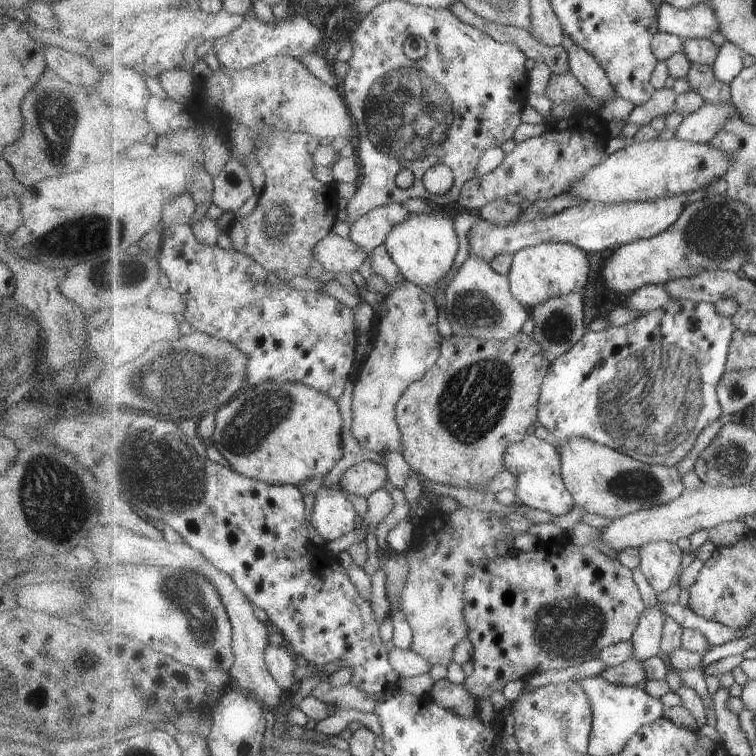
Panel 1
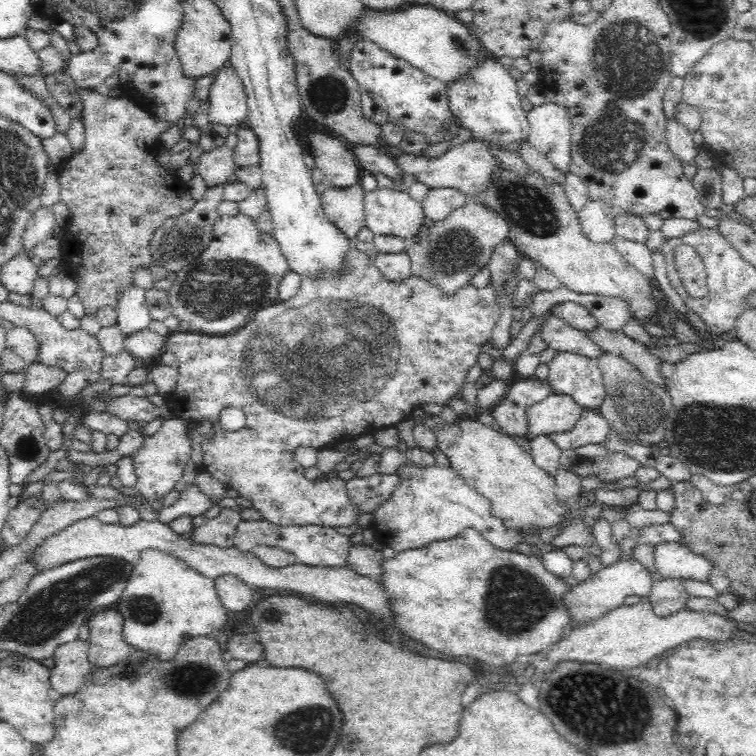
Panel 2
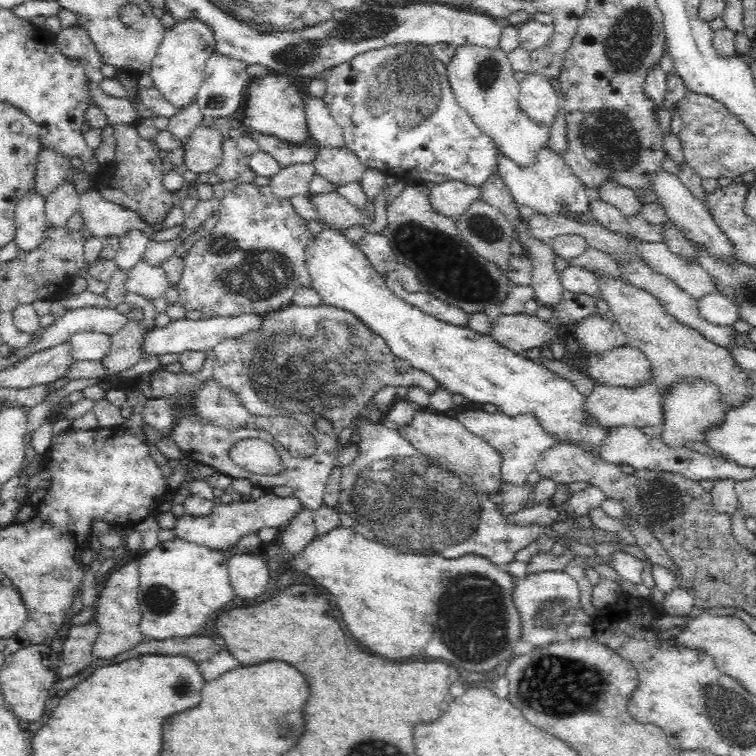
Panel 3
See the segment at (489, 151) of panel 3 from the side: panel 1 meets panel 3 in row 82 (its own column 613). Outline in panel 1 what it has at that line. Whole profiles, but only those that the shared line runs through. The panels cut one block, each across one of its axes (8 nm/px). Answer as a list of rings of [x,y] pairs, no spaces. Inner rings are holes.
[[[671,299],[662,307],[640,314],[624,325],[610,326],[602,331],[588,331],[571,350],[556,358],[553,366],[548,370],[548,376],[545,377],[541,398],[538,402],[539,424],[548,430],[550,439],[555,444],[567,444],[567,441],[574,436],[585,437],[649,465],[675,466],[677,462],[681,462],[683,458],[689,458],[689,454],[693,454],[693,446],[697,446],[697,438],[699,438],[701,430],[705,426],[709,426],[711,422],[715,422],[723,414],[717,387],[726,373],[725,364],[727,364],[733,333],[736,330],[736,324],[732,321],[732,317],[723,315],[719,312],[719,307],[713,303]]]

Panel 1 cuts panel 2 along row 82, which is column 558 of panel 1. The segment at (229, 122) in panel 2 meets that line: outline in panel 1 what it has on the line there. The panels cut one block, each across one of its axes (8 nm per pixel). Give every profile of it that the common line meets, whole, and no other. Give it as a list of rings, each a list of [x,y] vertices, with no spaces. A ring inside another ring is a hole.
[[[688,194],[656,201],[623,201],[614,203],[600,203],[595,201],[585,201],[577,206],[566,208],[555,214],[555,216],[534,220],[529,222],[517,221],[516,223],[497,224],[490,220],[485,220],[479,216],[470,228],[470,237],[467,237],[469,245],[469,256],[485,259],[489,264],[497,255],[513,255],[521,249],[534,247],[541,243],[569,243],[581,247],[586,253],[599,252],[602,250],[616,250],[624,244],[635,242],[636,240],[656,237],[665,229],[668,229],[680,216],[685,207],[685,200]]]

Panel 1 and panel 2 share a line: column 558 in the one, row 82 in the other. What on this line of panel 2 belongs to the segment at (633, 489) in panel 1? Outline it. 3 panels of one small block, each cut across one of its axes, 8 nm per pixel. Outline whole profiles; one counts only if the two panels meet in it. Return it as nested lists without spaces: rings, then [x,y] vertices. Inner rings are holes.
[[[364,5],[356,18],[359,36],[414,67],[422,69],[428,76],[449,83],[472,68],[475,61],[485,54],[483,48],[470,33],[465,24],[429,5],[406,5],[399,12],[378,12]]]

